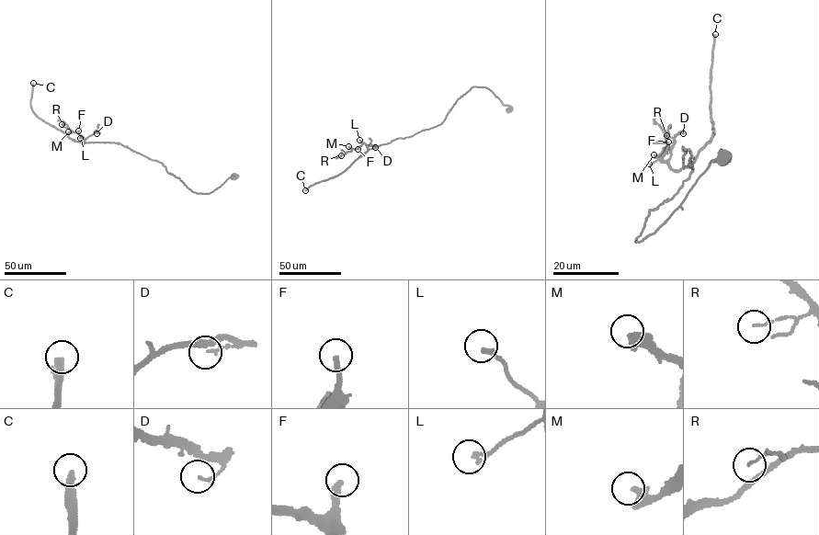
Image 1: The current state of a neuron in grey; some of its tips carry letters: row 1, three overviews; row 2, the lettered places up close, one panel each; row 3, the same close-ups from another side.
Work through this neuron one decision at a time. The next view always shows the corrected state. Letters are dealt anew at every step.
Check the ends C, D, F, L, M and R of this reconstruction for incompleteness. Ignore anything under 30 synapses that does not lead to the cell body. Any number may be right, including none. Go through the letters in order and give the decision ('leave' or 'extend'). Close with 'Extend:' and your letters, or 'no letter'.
C: extend
D: leave
F: extend
L: leave
M: extend
R: leave
Extend: C, F, M

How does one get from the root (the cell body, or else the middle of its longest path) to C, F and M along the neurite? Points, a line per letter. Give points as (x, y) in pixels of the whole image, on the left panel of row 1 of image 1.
C: (234, 176), (209, 193), (196, 193), (168, 173), (163, 164), (120, 143), (75, 142), (33, 111), (33, 83)
F: (234, 176), (209, 193), (194, 192), (162, 163), (119, 143), (84, 143), (78, 130)
M: (234, 176), (209, 193), (196, 193), (168, 173), (162, 163), (119, 143), (84, 143), (82, 136), (68, 131)

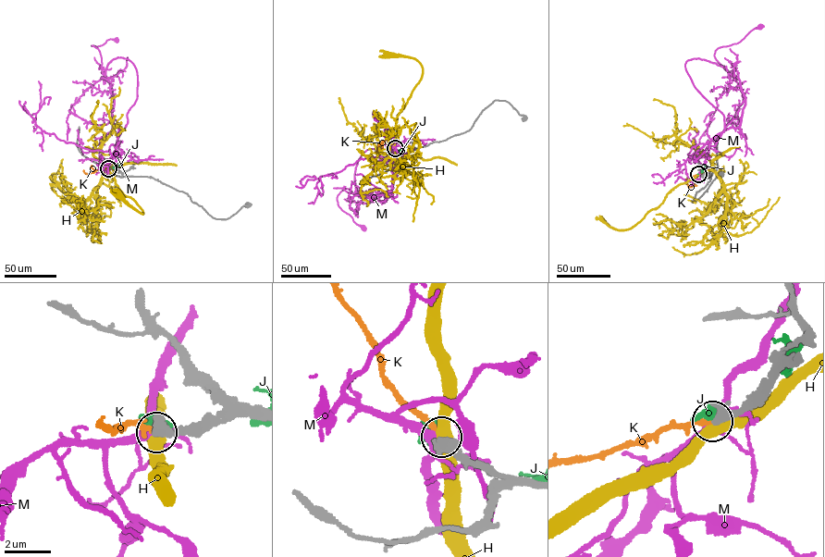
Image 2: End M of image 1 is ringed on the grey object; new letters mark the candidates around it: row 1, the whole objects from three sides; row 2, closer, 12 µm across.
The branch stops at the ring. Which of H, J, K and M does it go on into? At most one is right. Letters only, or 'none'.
K

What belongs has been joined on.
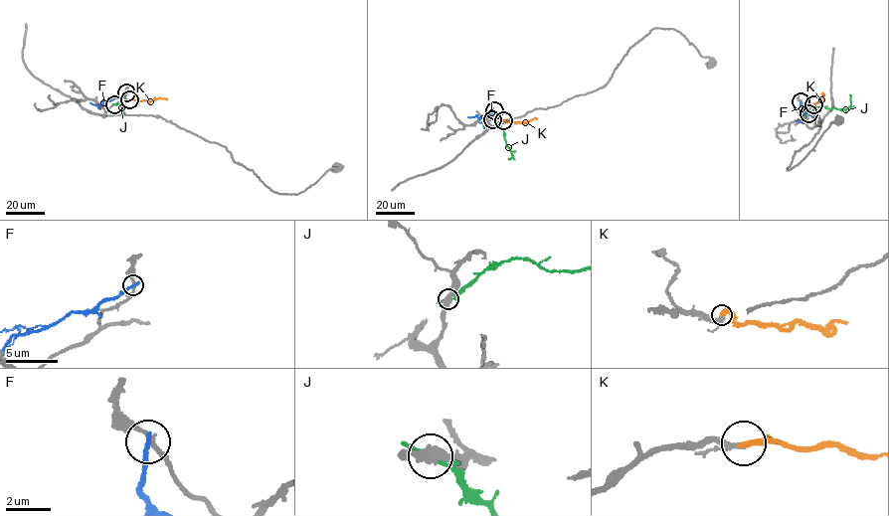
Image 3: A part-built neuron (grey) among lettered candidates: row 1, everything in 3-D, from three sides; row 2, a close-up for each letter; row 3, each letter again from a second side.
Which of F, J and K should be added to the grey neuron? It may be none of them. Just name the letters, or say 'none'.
K

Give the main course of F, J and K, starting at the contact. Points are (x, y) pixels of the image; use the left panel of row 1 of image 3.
F: (126, 92), (98, 106), (90, 102)
J: (114, 104), (124, 101), (121, 109), (124, 96)
K: (129, 99), (166, 99)

